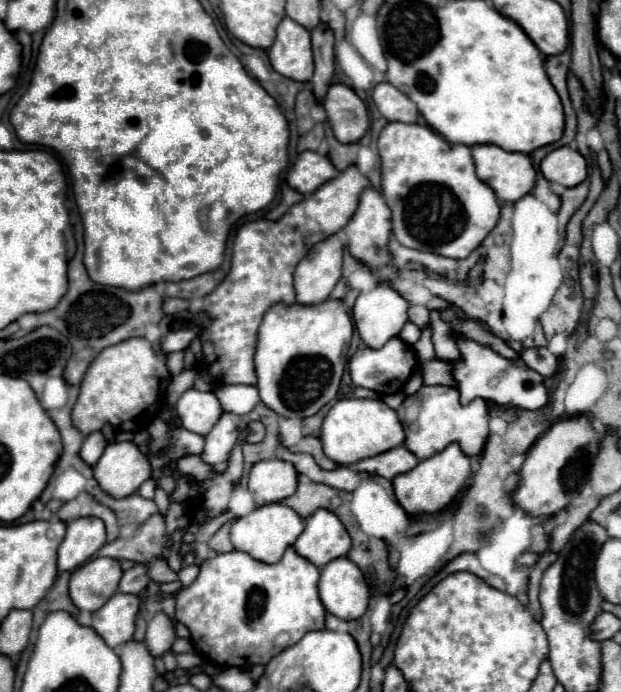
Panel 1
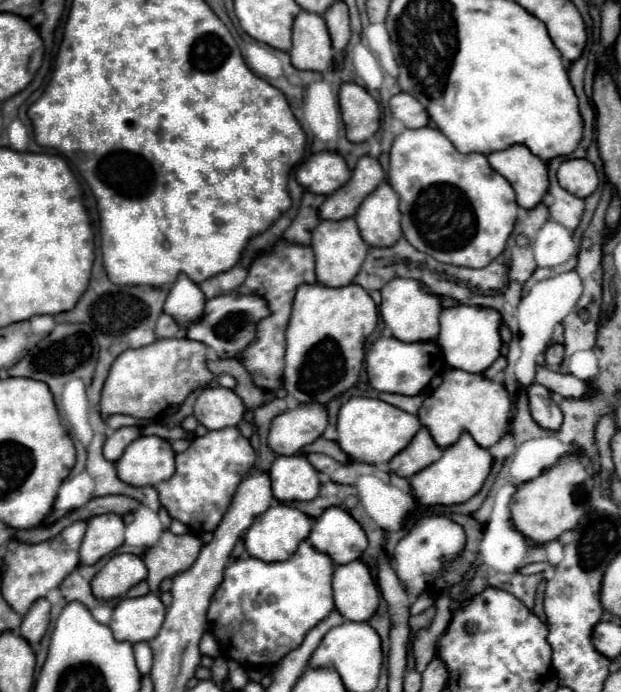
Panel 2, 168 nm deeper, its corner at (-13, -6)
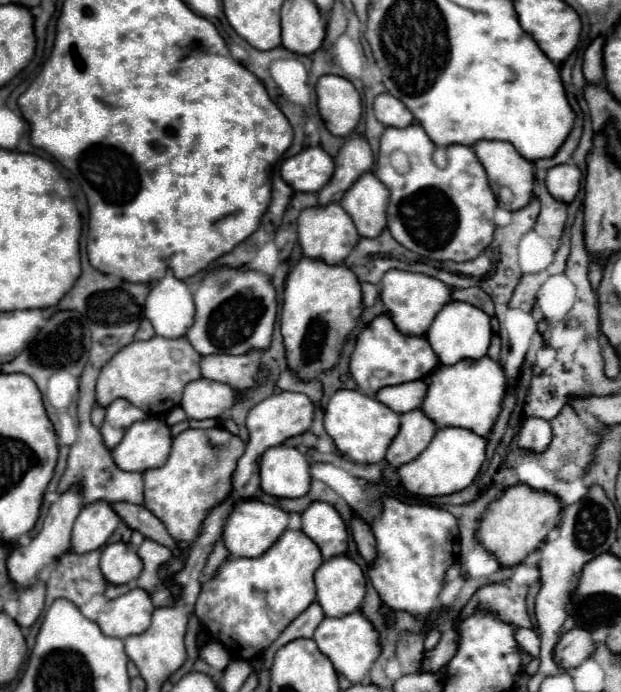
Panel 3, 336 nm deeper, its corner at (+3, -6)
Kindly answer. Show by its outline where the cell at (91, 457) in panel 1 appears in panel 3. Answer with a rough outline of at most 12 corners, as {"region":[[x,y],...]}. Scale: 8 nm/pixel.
{"region":[[126,399],[106,409],[100,427],[106,449],[114,449],[132,423],[146,413]]}

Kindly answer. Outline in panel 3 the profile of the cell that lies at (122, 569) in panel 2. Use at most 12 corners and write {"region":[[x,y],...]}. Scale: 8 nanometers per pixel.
{"region":[[130,545],[102,549],[106,583],[122,585],[140,575],[142,563]]}

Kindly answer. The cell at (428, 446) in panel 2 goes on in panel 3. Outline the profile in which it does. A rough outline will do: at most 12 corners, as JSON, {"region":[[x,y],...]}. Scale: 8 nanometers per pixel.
{"region":[[420,411],[402,415],[386,461],[398,469],[416,459],[438,427]]}

